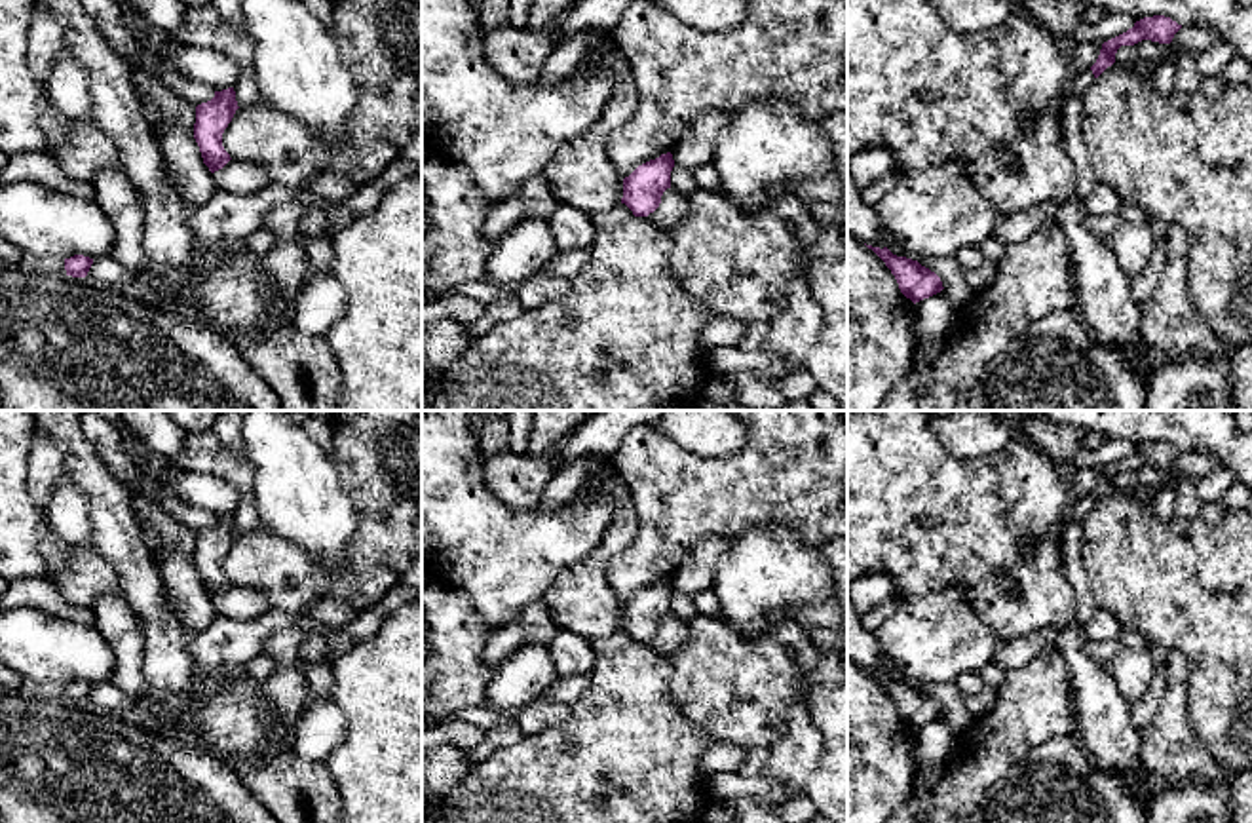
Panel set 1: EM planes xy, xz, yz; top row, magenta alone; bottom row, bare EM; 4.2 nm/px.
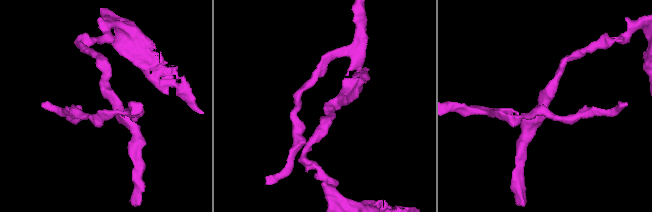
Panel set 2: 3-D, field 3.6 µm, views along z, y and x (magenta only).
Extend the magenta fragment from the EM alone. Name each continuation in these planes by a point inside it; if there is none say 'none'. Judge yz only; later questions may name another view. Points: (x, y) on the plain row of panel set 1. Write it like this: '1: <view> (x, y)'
none

